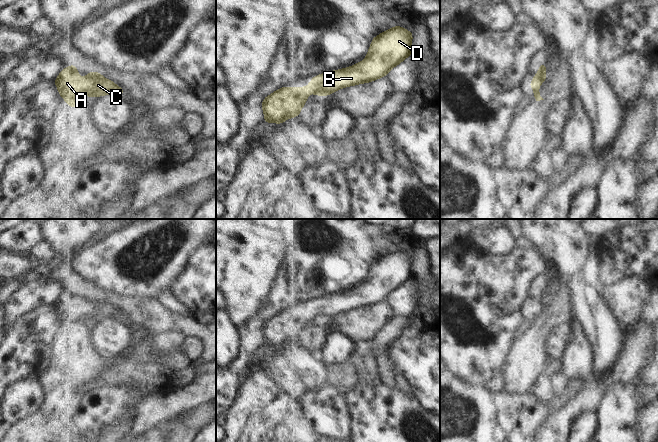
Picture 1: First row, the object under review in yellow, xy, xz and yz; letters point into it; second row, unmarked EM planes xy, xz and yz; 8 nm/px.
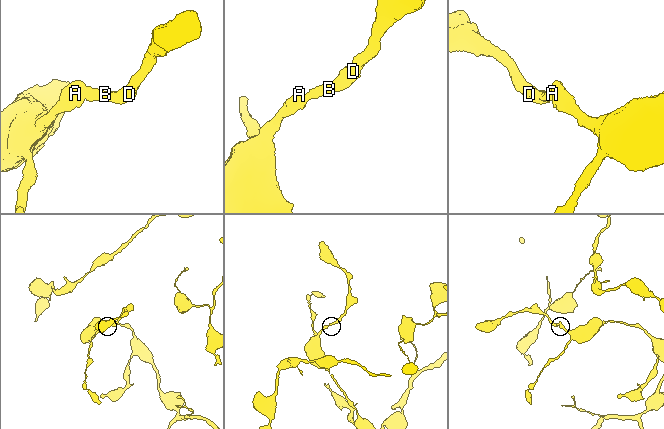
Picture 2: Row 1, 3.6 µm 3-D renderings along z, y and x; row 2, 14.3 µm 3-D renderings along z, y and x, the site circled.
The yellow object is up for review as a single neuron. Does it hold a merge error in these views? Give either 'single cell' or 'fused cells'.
single cell

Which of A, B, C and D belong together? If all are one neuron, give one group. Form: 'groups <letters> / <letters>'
groups A B C D

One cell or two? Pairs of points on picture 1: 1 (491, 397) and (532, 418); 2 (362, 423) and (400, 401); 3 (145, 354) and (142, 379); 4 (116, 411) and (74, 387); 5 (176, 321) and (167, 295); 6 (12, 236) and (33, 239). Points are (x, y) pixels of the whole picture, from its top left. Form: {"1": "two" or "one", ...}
{"1": "one", "2": "one", "3": "two", "4": "one", "5": "two", "6": "one"}

